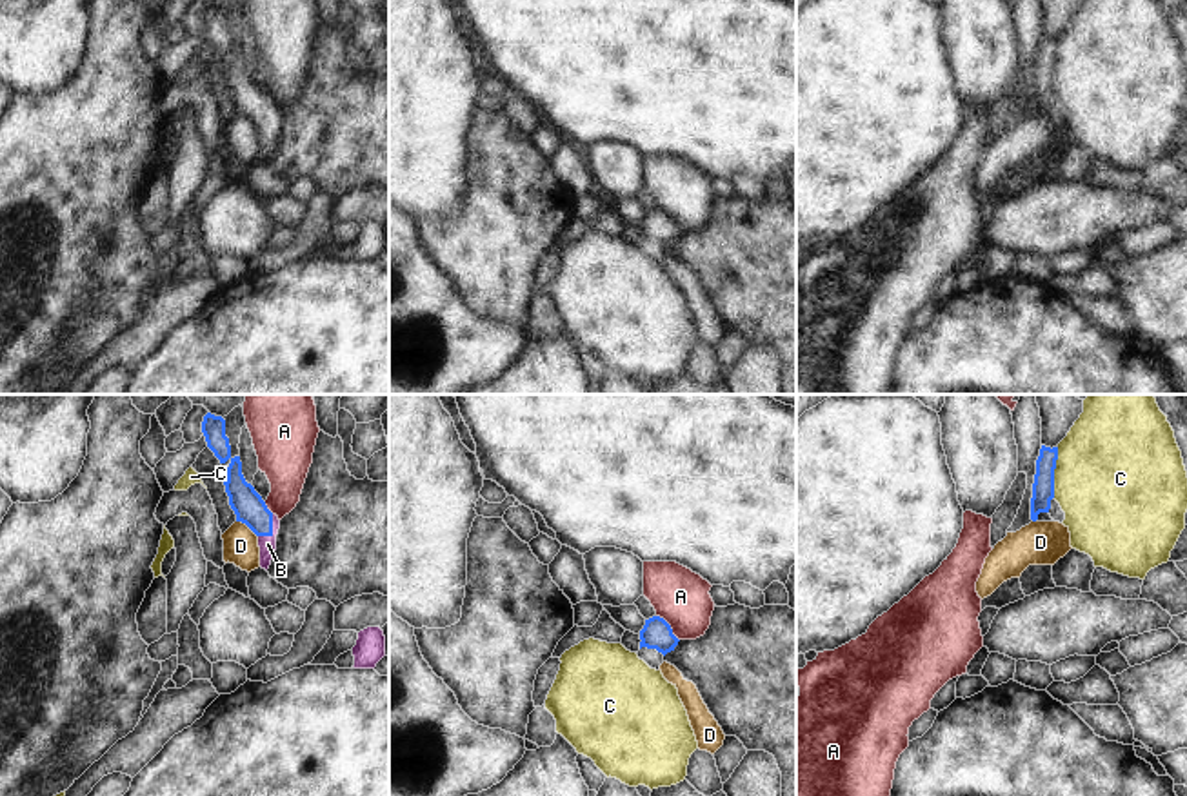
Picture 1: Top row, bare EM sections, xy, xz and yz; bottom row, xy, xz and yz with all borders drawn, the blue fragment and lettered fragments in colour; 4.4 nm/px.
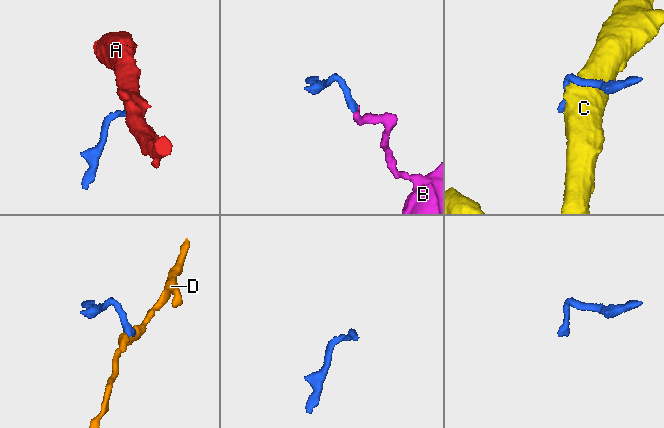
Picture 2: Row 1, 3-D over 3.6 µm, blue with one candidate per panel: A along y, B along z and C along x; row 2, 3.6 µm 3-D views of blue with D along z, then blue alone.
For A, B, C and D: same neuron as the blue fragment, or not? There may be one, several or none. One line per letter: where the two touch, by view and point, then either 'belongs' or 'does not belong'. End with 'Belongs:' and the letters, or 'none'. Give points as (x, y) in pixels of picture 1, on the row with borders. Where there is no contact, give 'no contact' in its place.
A: xz (669, 627) | does not belong
B: xy (271, 531) | belongs
C: yz (1053, 473) | does not belong
D: xy (248, 526) | does not belong
Belongs: B

